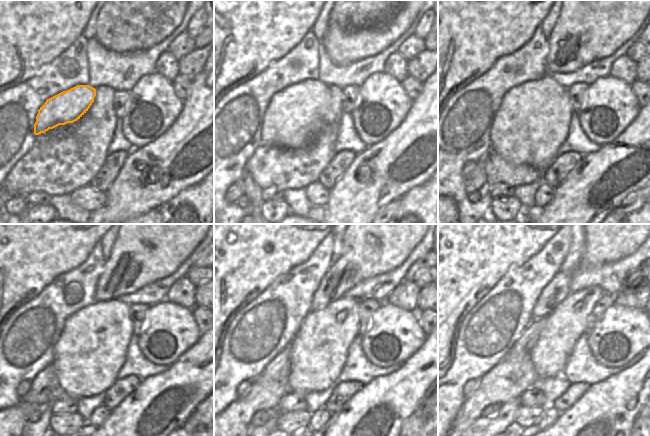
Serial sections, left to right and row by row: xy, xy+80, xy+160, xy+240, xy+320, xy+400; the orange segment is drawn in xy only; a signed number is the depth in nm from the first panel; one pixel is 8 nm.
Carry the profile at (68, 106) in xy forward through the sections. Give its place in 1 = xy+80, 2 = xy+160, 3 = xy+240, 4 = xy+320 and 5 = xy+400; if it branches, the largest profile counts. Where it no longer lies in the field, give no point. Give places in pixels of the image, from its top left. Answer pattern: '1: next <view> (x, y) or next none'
1: next xy+80 (294, 115)
2: next xy+160 (533, 119)
3: next xy+240 (91, 349)
4: next xy+320 (318, 352)
5: next xy+400 (564, 326)

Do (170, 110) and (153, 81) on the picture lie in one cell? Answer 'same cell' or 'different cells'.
same cell

